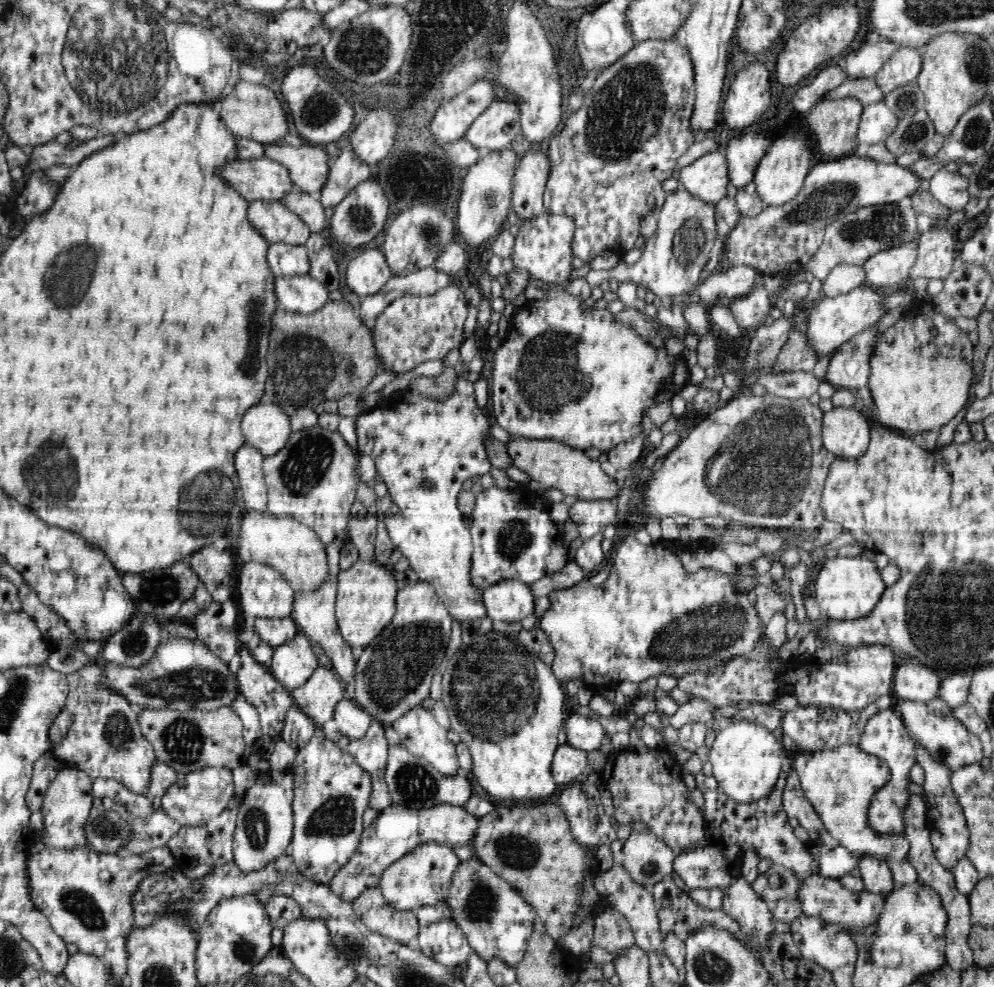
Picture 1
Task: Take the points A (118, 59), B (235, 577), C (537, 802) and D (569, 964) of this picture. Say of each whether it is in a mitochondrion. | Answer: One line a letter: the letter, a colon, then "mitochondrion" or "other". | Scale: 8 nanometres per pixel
A: mitochondrion
B: other
C: other
D: other

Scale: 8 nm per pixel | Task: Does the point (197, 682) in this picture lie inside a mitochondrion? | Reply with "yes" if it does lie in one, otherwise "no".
yes

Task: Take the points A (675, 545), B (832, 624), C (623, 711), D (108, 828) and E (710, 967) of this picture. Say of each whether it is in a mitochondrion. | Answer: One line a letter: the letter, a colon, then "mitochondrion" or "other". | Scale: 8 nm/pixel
A: other
B: other
C: other
D: mitochondrion
E: mitochondrion

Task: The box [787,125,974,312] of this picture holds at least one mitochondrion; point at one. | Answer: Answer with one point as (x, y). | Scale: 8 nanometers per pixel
(887, 226)

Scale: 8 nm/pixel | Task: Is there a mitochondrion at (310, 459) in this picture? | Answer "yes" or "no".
yes

